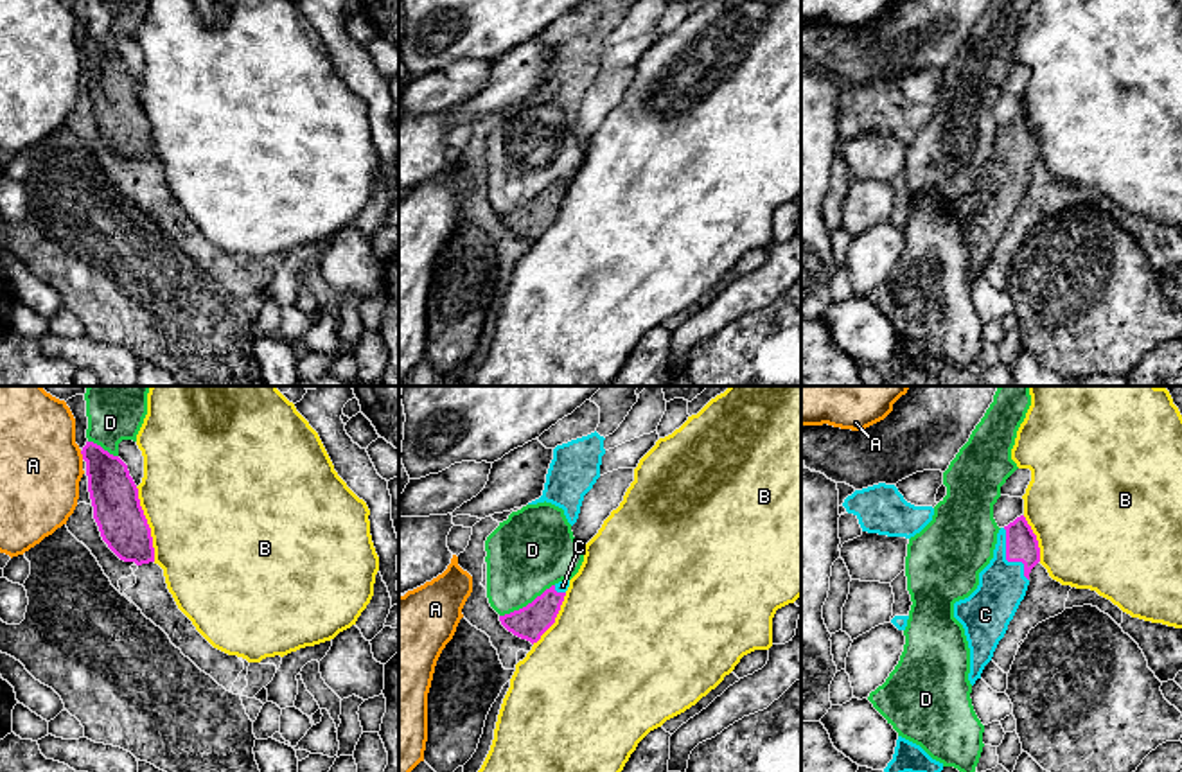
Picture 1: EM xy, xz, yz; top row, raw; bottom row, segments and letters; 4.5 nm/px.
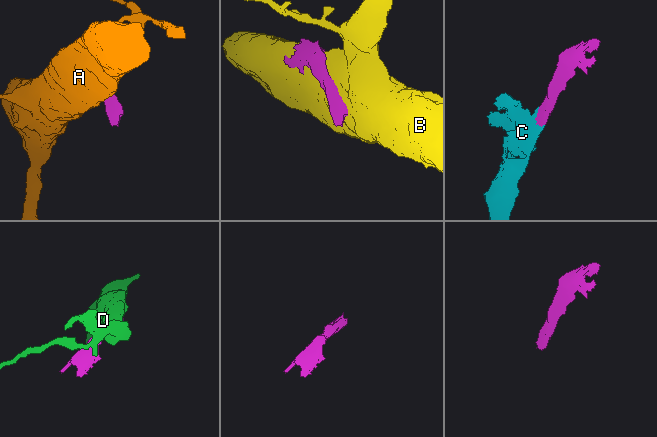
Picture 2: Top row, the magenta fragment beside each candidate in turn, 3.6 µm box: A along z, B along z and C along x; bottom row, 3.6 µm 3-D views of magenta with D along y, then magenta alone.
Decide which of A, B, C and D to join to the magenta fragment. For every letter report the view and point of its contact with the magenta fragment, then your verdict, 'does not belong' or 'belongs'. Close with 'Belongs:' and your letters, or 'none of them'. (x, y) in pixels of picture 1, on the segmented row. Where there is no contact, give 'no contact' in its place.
A: xy (81, 453) | does not belong
B: xy (148, 525) | does not belong
C: yz (1008, 561) | belongs
D: xz (529, 604) | does not belong
Belongs: C

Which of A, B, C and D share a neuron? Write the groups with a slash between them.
A / B / C / D

